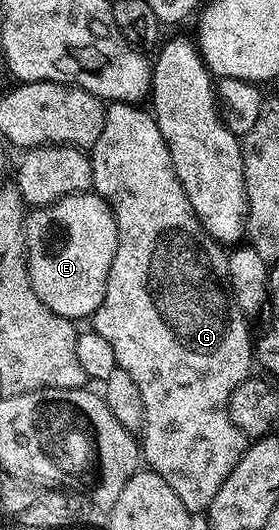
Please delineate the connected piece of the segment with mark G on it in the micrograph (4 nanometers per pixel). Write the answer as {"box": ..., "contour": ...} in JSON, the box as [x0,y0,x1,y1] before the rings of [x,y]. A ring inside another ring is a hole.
{"box":[89,102,253,512],"contour":[[[111,102],[103,116],[101,136],[97,136],[97,144],[89,151],[94,193],[110,204],[119,233],[117,256],[113,256],[113,268],[109,268],[109,280],[105,284],[105,300],[101,300],[93,315],[93,329],[101,336],[105,336],[109,348],[113,348],[116,367],[133,376],[133,381],[141,392],[141,400],[145,400],[145,420],[141,431],[142,461],[153,472],[157,472],[157,476],[161,476],[161,480],[165,480],[165,484],[169,484],[173,492],[177,492],[181,504],[185,504],[188,512],[206,511],[213,496],[221,492],[221,484],[225,484],[229,472],[237,468],[241,456],[249,445],[248,438],[239,431],[237,424],[233,424],[229,415],[229,396],[233,396],[237,384],[241,384],[252,373],[253,334],[251,338],[250,332],[247,331],[248,315],[244,314],[243,309],[235,303],[224,247],[211,238],[209,232],[205,232],[201,220],[193,212],[193,204],[189,204],[189,196],[185,196],[185,188],[181,188],[181,180],[177,180],[177,172],[173,168],[173,160],[165,144],[165,136],[161,136],[161,128],[157,128],[154,113],[147,108],[142,110],[141,107],[142,105],[134,102]]]}

